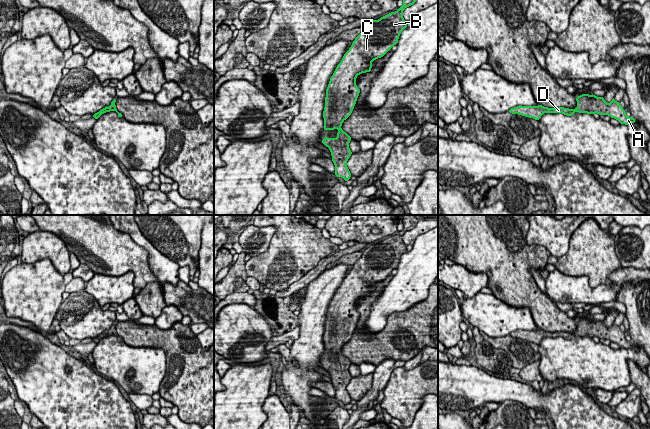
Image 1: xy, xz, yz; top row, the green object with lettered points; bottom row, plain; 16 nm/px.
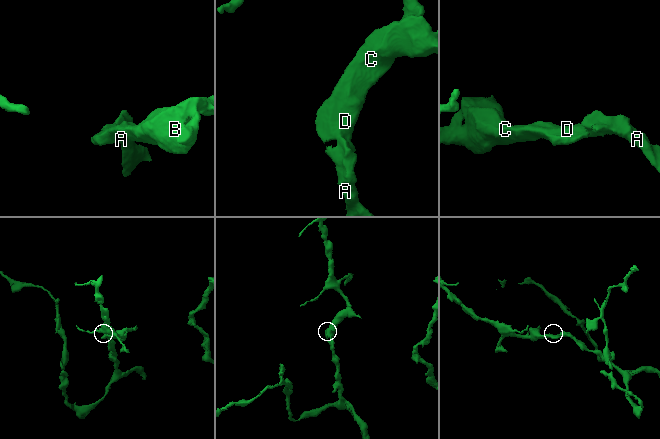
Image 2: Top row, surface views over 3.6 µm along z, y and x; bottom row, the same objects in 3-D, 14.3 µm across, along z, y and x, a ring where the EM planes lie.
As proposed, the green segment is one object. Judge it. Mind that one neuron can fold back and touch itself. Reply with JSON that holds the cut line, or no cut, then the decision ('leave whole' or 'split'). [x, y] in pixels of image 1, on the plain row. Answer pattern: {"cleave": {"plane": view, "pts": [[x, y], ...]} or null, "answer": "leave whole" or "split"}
{"cleave": null, "answer": "leave whole"}

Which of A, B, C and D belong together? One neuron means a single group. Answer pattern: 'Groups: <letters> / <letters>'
Groups: A B C D

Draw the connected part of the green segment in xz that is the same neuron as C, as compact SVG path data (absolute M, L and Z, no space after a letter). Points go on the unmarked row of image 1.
M414 215L402 216L404 228L395 236L369 245L337 289L326 313L323 354L337 352L338 357L336 362L325 361L321 366L330 373L335 389L334 398L345 405L351 401L346 390L352 378L348 370L351 361L341 350L351 339L360 317L356 309L357 300L370 296L371 286L383 281L393 269L397 269L401 255L407 252L403 235L413 229L419 220Z

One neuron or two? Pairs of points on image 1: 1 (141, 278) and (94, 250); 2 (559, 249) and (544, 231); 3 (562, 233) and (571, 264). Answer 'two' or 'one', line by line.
1: one
2: one
3: two

